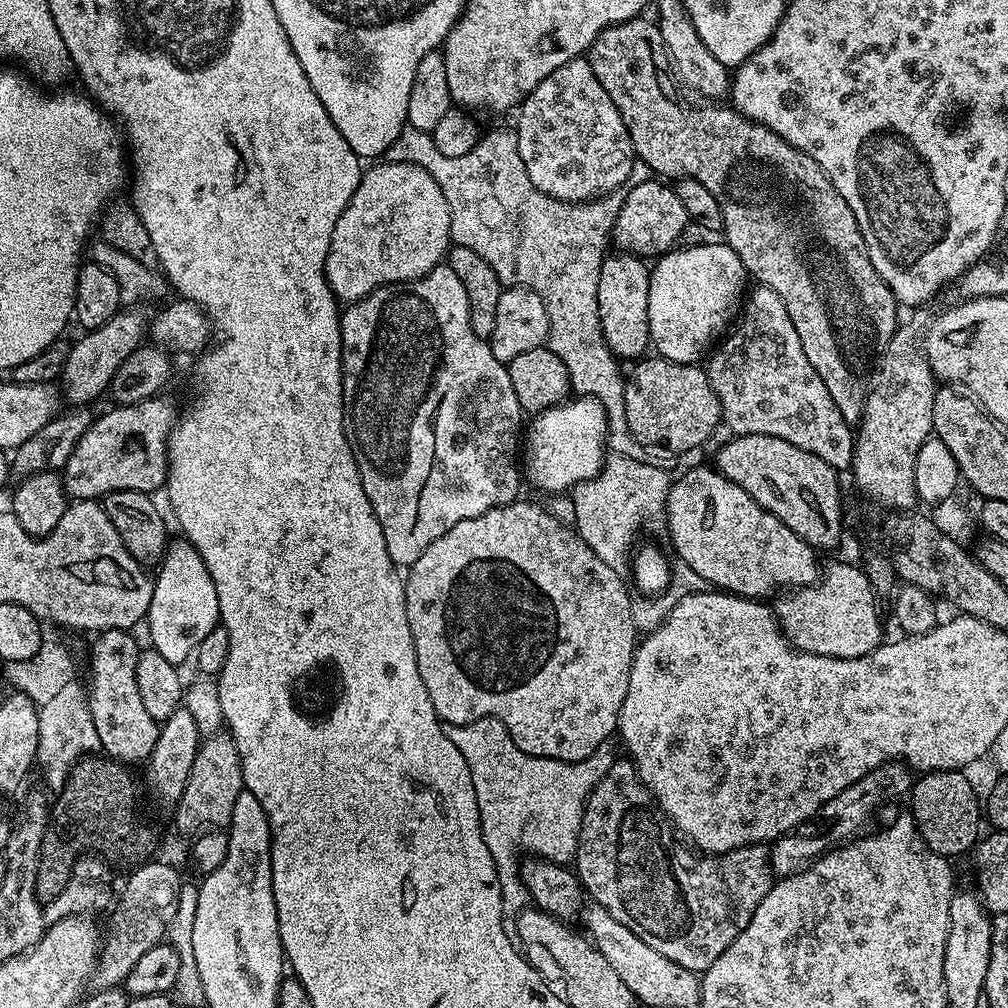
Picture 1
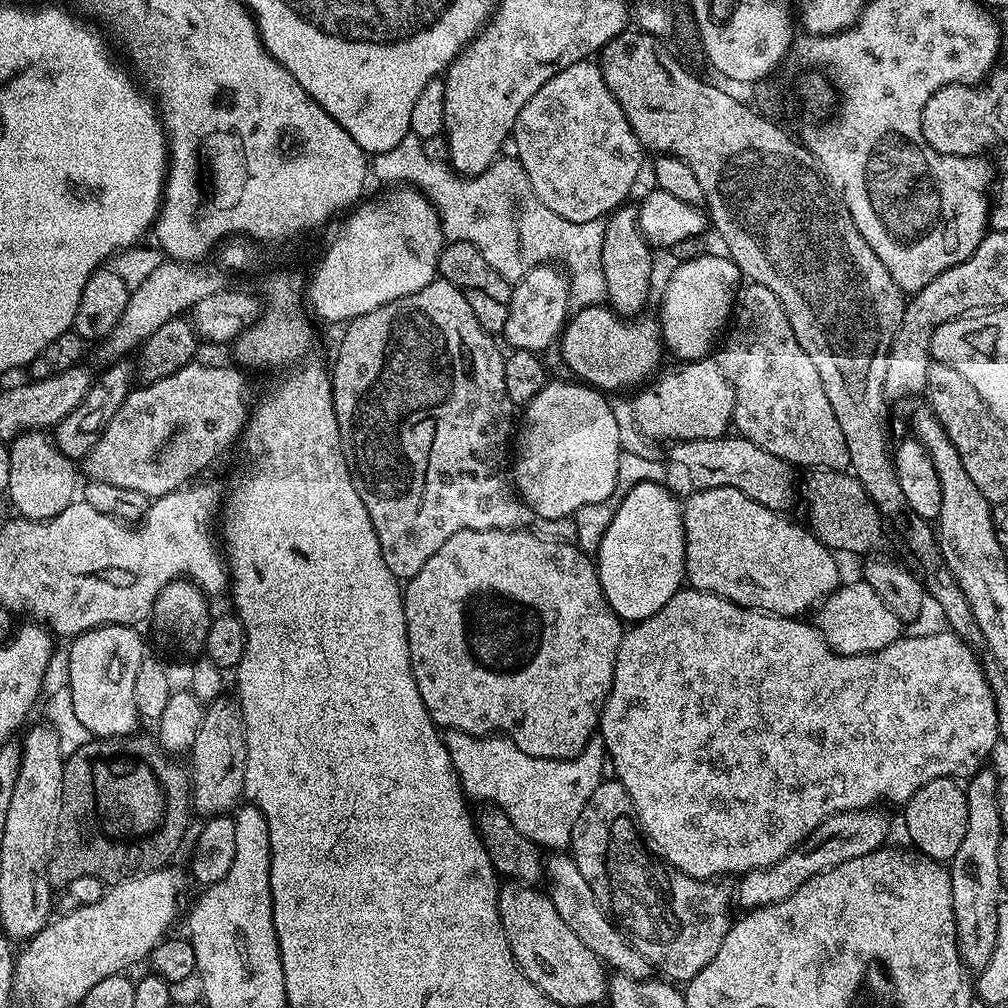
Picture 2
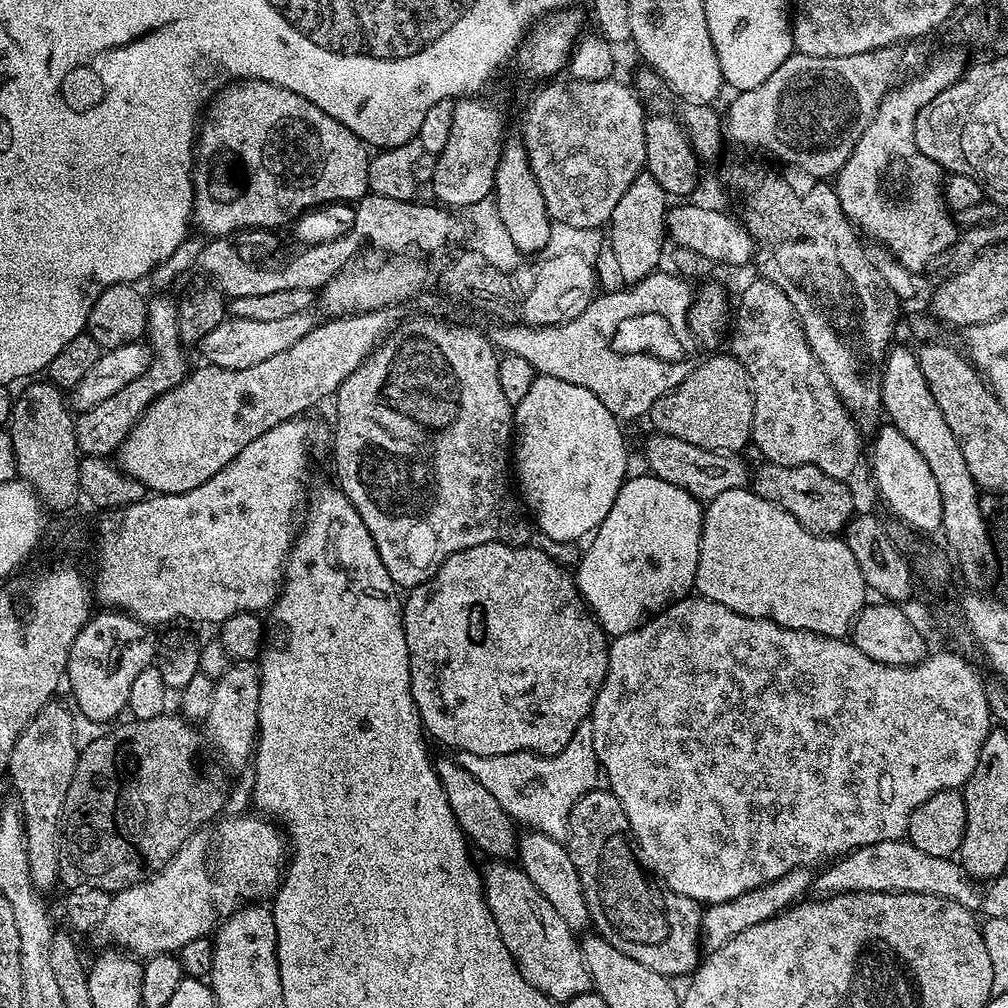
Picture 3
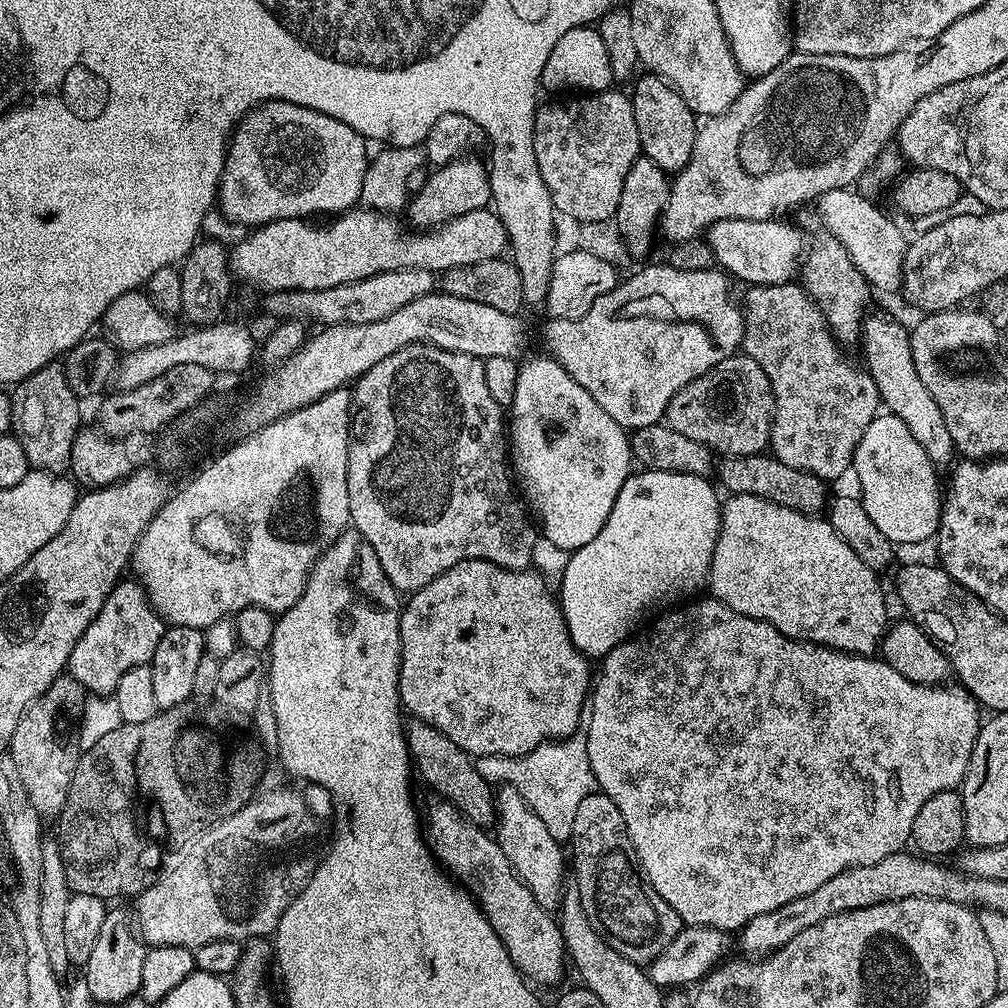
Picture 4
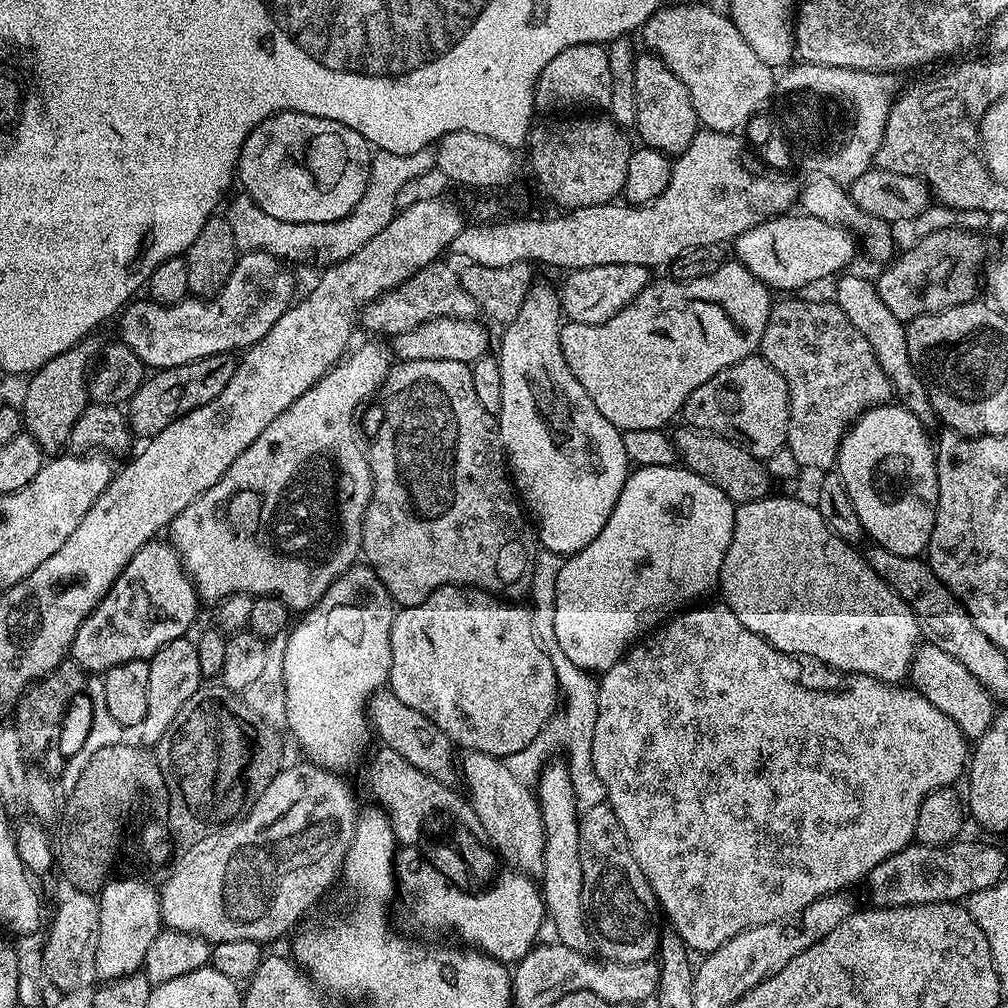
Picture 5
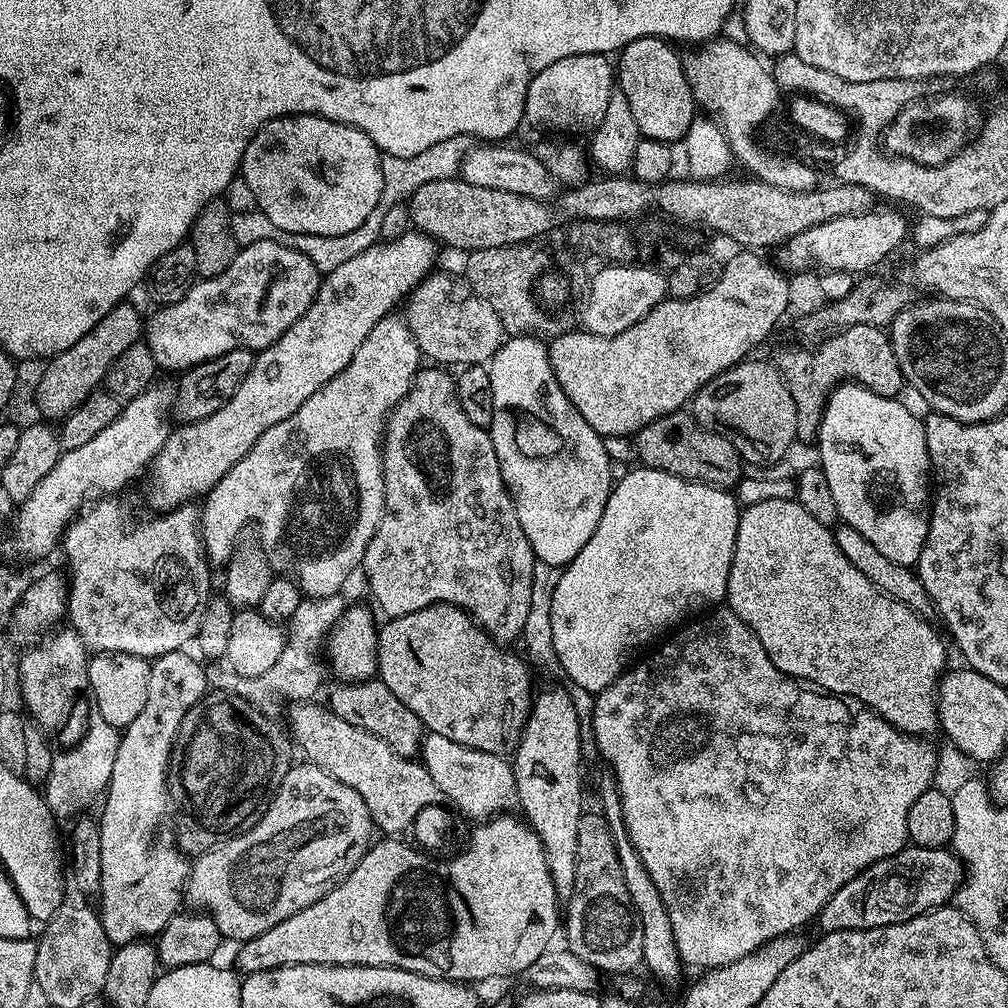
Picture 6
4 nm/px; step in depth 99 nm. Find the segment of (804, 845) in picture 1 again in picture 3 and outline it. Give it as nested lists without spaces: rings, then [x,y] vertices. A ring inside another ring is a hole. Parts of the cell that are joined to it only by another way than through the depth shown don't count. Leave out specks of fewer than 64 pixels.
[[[795,868],[790,870],[790,874],[782,874],[774,882],[764,884],[760,888],[750,890],[730,902],[721,904],[709,904],[703,909],[700,920],[700,930],[702,933],[702,948],[705,953],[718,950],[734,938],[734,934],[742,934],[742,930],[750,930],[750,926],[758,926],[758,922],[766,922],[774,918],[785,908],[792,907],[793,904],[803,901],[806,893],[814,884],[814,876],[808,868]]]

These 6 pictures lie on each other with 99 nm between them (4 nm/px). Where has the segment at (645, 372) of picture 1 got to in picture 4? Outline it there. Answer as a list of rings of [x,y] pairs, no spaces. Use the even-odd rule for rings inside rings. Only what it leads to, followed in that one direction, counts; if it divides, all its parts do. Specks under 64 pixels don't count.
[[[743,354],[728,356],[718,366],[694,378],[674,398],[666,413],[666,423],[683,437],[692,438],[721,457],[759,456],[772,438],[772,387],[766,370]]]

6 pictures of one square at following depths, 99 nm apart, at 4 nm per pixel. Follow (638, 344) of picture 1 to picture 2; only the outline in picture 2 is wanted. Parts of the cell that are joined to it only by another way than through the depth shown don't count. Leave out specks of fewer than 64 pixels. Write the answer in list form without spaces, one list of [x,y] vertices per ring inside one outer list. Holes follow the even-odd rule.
[[[621,206],[604,220],[604,237],[602,238],[602,275],[606,278],[606,304],[618,316],[635,318],[645,311],[644,303],[648,300],[648,291],[652,288],[653,249],[644,239],[640,229],[640,214],[635,207]]]

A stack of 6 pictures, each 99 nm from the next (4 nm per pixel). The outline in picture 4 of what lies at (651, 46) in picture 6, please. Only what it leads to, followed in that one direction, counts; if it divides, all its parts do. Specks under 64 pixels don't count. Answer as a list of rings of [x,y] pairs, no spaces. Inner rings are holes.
[[[651,74],[642,76],[631,85],[633,88],[632,92],[630,91],[634,122],[638,122],[640,151],[650,158],[650,162],[662,166],[664,172],[678,173],[684,169],[686,162],[690,162],[690,154],[694,150],[698,117],[690,110],[690,106],[686,106],[682,94],[678,94],[678,90],[671,88],[661,76]]]

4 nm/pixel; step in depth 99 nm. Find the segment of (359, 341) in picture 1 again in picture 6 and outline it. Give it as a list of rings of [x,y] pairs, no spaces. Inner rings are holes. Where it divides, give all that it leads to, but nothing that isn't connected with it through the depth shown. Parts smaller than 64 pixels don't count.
[[[428,366],[417,372],[412,388],[405,394],[400,403],[392,409],[386,425],[386,439],[382,444],[384,458],[384,506],[385,513],[380,520],[378,530],[364,551],[362,572],[368,575],[368,588],[376,599],[375,607],[385,612],[385,617],[405,616],[411,612],[422,610],[431,604],[453,604],[472,615],[472,619],[501,645],[508,646],[512,639],[519,637],[526,626],[526,614],[530,614],[530,590],[532,589],[532,571],[538,563],[532,555],[532,547],[522,530],[522,522],[518,522],[518,514],[512,505],[512,495],[504,484],[498,466],[498,454],[494,450],[492,434],[488,428],[479,428],[466,418],[462,406],[458,402],[456,382],[453,373],[440,366]]]

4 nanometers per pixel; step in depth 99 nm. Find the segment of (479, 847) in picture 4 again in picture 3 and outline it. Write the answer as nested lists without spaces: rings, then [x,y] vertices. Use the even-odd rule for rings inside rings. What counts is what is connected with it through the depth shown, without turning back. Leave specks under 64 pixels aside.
[[[504,862],[489,865],[482,872],[484,897],[490,906],[490,914],[494,914],[498,934],[502,934],[502,942],[506,942],[506,950],[510,950],[522,978],[557,1002],[566,1002],[589,991],[592,979],[582,958],[580,940],[573,935],[570,926],[562,922],[554,906],[542,898],[542,890],[530,882],[524,869],[519,866],[508,868],[512,866]]]

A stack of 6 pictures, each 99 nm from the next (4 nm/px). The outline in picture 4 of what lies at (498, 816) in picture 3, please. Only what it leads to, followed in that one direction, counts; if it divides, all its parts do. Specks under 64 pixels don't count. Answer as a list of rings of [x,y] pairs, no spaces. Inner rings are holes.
[[[413,719],[404,730],[404,737],[408,743],[408,754],[415,771],[433,788],[437,797],[443,798],[453,804],[465,820],[474,822],[482,829],[496,823],[496,802],[494,788],[485,776],[477,769],[467,752],[462,751],[442,730],[430,726],[426,722]]]

